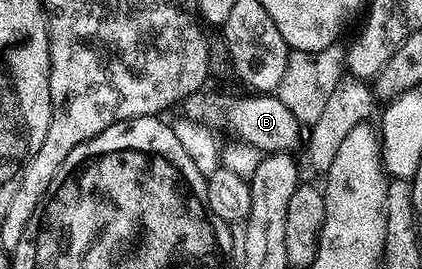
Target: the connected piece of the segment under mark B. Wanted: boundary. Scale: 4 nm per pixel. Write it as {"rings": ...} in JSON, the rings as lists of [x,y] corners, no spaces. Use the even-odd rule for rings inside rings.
{"rings":[[[210,90],[194,92],[179,103],[178,110],[188,117],[185,119],[189,123],[217,132],[229,130],[236,137],[233,139],[269,154],[293,151],[299,140],[301,143],[302,125],[275,93],[256,92],[251,95],[253,98],[243,98],[240,94],[211,94]]]}

